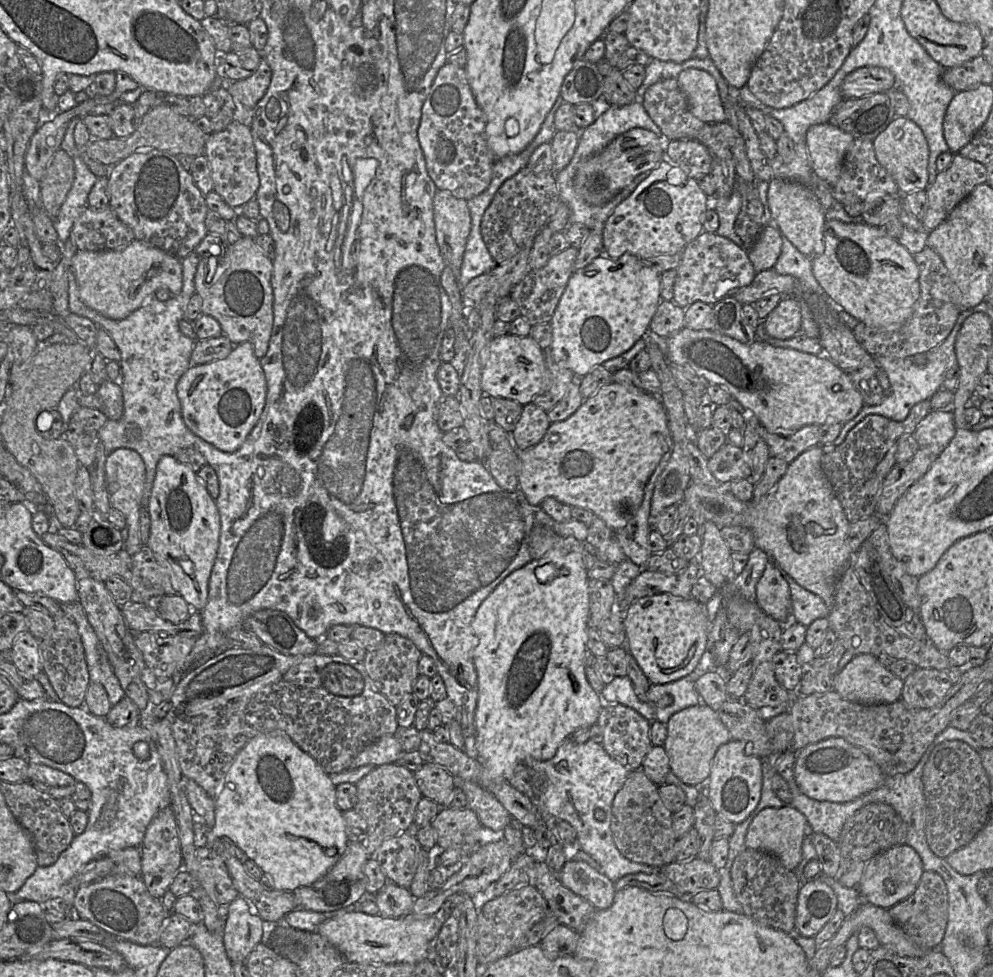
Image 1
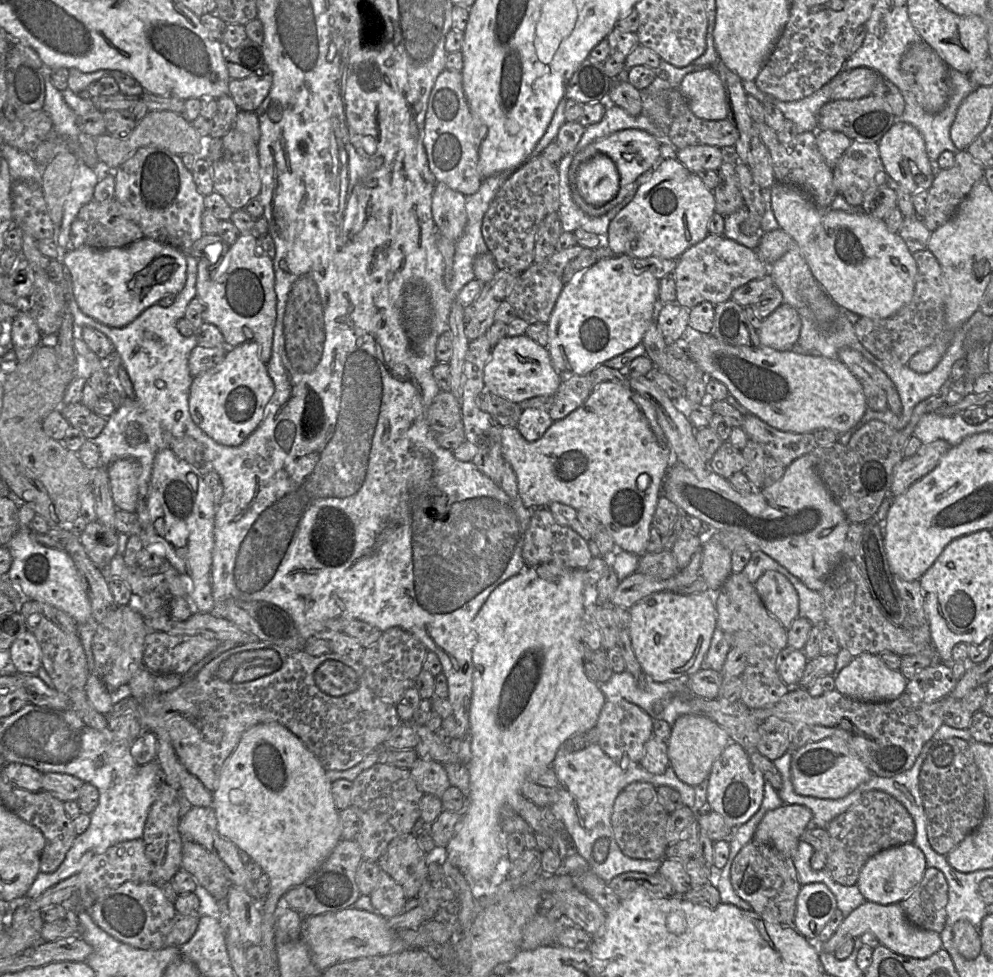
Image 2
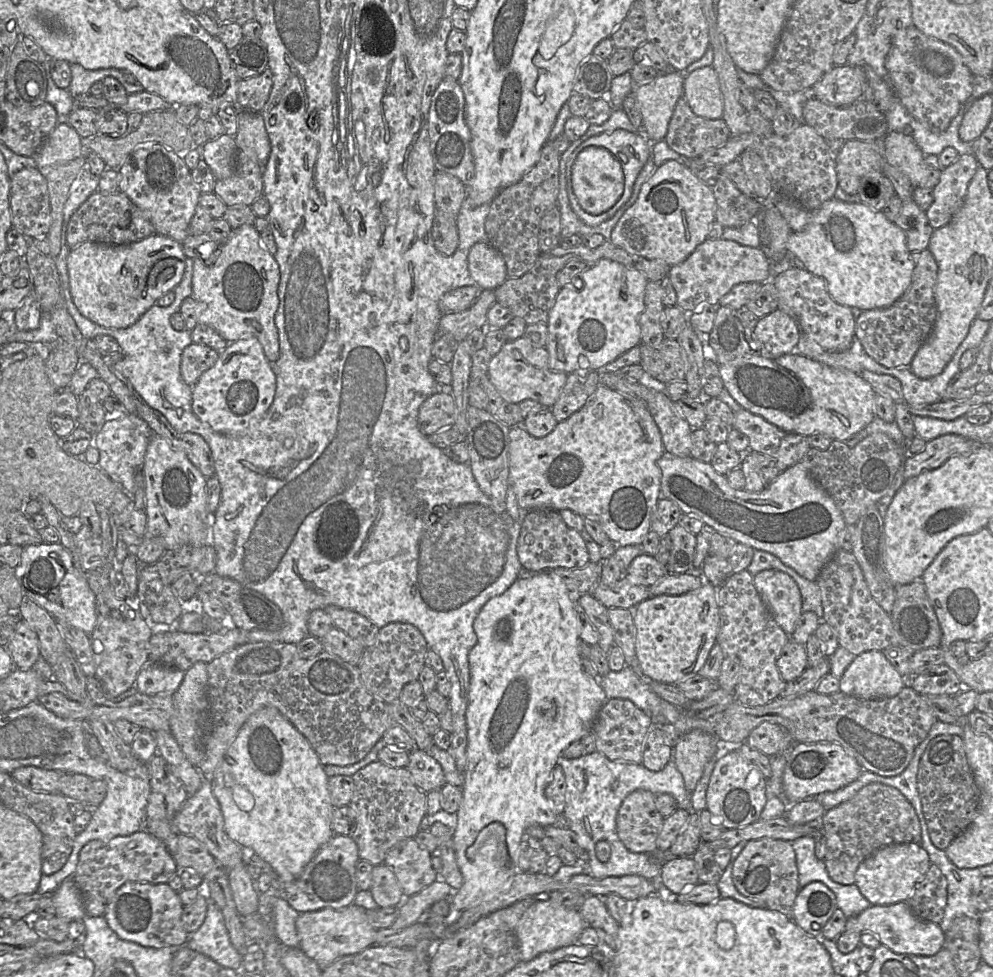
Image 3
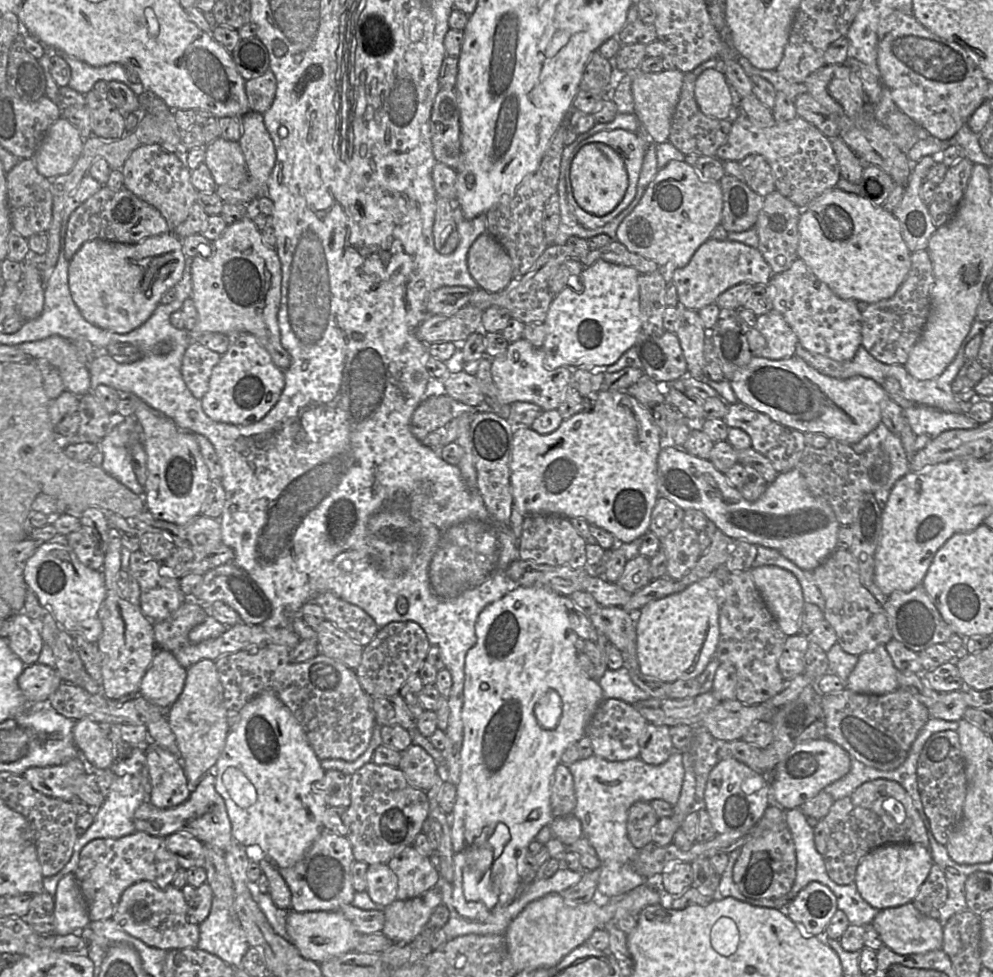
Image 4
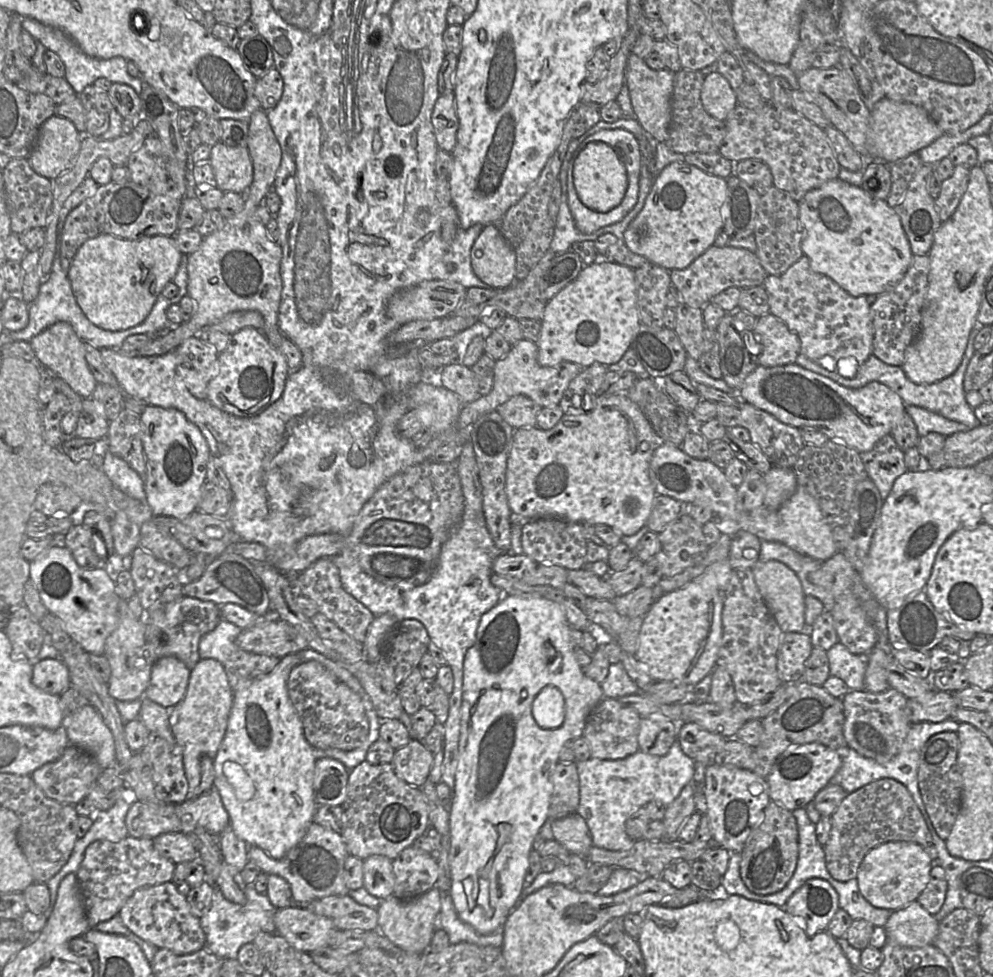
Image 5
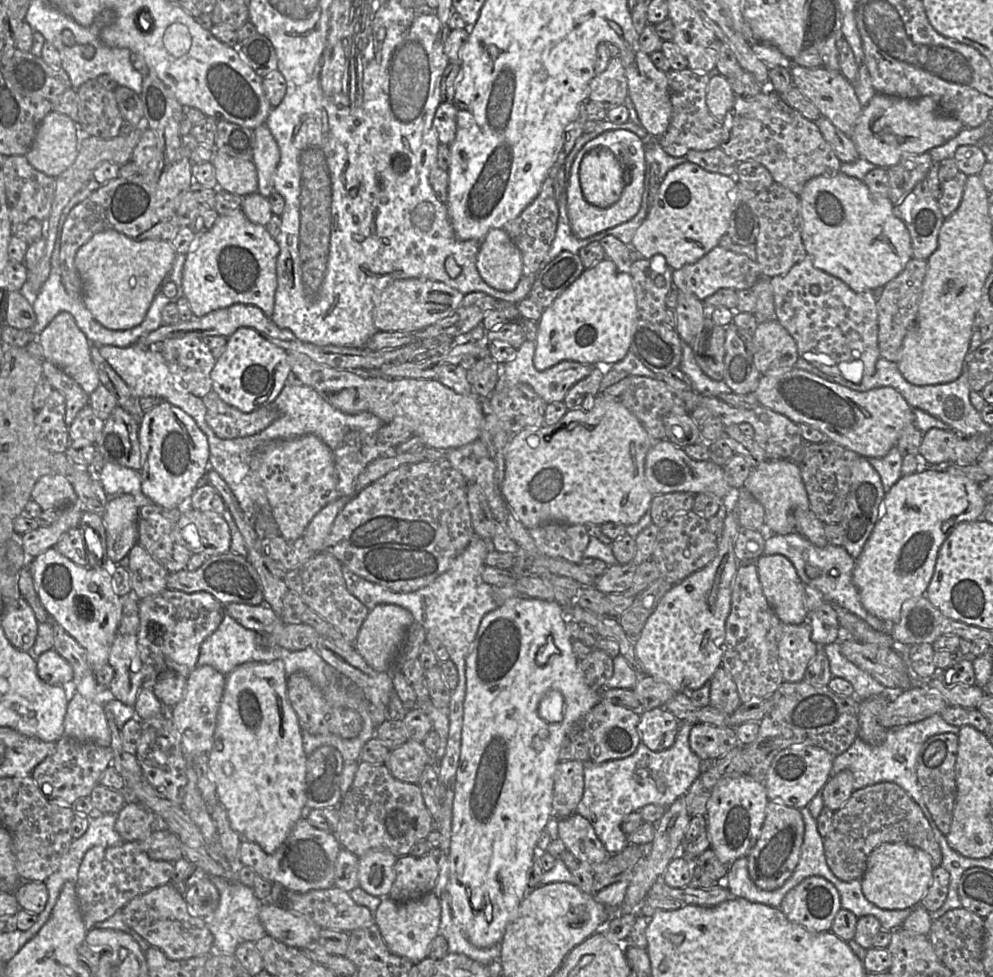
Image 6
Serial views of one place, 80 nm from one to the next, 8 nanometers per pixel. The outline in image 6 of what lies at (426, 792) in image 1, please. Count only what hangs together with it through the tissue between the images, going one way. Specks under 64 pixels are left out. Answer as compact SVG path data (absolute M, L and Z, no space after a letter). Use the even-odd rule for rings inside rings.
M407 741L389 752L384 764L397 780L418 784L425 767L430 763L432 756L422 743Z

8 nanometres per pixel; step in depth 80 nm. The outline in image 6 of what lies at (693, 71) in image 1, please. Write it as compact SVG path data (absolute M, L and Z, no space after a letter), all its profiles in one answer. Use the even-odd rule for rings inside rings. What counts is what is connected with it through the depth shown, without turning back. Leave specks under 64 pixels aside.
M718 73L712 74L706 92L706 104L711 115L716 120L724 122L735 99L736 96L728 79Z

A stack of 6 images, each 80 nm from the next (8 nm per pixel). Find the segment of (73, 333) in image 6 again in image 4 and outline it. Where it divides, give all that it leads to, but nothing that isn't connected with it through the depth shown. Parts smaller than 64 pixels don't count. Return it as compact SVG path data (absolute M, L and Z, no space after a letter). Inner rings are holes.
M54 335L43 340L22 343L17 345L17 348L31 358L47 360L59 372L65 389L77 397L91 392L91 379L88 368L79 359L75 347L69 340Z

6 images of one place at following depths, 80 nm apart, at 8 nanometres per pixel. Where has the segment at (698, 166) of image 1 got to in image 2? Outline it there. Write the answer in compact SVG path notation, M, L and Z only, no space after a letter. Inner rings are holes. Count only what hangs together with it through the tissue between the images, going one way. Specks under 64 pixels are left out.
M708 145L690 146L678 150L676 159L693 173L718 171L724 160L724 150Z

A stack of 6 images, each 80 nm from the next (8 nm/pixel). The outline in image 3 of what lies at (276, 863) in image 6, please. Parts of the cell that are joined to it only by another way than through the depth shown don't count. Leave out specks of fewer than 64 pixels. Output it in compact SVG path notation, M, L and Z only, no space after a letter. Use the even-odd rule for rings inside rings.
M334 835L295 880L284 884L284 898L299 914L321 909L339 910L352 905L358 892L355 872L359 860L358 847L352 838Z

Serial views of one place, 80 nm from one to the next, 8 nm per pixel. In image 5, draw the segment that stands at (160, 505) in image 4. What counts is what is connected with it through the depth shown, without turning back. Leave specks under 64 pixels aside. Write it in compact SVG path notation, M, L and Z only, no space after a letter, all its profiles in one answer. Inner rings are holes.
M149 405L139 418L146 461L144 487L148 505L154 516L186 518L198 509L201 490L207 481L207 464L211 457L208 444L199 428L177 409Z

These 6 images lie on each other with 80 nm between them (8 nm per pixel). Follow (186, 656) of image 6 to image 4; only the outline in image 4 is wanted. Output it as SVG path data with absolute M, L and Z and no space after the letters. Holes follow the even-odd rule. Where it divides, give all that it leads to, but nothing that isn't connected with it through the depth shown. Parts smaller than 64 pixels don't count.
M185 600L167 620L152 623L157 650L175 651L190 644L190 631L208 617L206 610Z

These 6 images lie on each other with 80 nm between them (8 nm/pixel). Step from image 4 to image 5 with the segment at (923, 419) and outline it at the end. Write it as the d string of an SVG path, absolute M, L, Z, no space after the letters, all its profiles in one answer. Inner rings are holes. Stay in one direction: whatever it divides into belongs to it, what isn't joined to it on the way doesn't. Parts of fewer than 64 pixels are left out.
M906 405L905 411L913 419L920 437L930 432L949 436L959 431L969 430L969 427L963 423L947 419L919 406Z

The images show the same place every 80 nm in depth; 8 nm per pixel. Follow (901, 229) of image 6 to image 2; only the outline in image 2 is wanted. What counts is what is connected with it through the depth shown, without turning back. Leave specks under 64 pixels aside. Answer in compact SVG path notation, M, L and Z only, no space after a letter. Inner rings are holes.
M840 210L823 211L823 219L804 246L798 246L783 230L767 232L756 252L766 265L773 265L794 247L798 247L813 276L840 308L872 319L887 318L914 294L918 266L913 253L897 233L888 230L884 220Z

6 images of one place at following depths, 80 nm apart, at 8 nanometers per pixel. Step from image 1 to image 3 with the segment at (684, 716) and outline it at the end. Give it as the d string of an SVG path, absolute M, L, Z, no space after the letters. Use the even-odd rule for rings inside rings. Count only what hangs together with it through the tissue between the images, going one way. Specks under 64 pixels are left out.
M700 729L681 735L673 747L673 761L681 772L686 789L692 793L703 775L706 764L723 751L723 744Z

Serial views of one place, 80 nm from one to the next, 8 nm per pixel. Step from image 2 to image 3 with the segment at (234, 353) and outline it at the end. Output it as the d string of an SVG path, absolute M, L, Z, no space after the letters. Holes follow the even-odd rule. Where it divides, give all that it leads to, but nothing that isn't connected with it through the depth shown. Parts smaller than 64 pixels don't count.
M245 337L229 342L219 354L218 360L206 370L192 387L192 410L199 420L208 424L213 430L223 434L240 433L253 421L259 420L270 407L276 391L276 377L273 364L264 354L256 337Z

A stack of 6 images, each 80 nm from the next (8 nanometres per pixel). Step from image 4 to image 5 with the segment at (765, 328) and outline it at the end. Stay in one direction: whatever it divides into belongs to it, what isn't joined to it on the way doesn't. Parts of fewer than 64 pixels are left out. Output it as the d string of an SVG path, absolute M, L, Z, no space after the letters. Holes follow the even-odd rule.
M771 313L757 318L755 331L762 339L757 364L776 367L794 364L800 353L800 341L787 325Z

